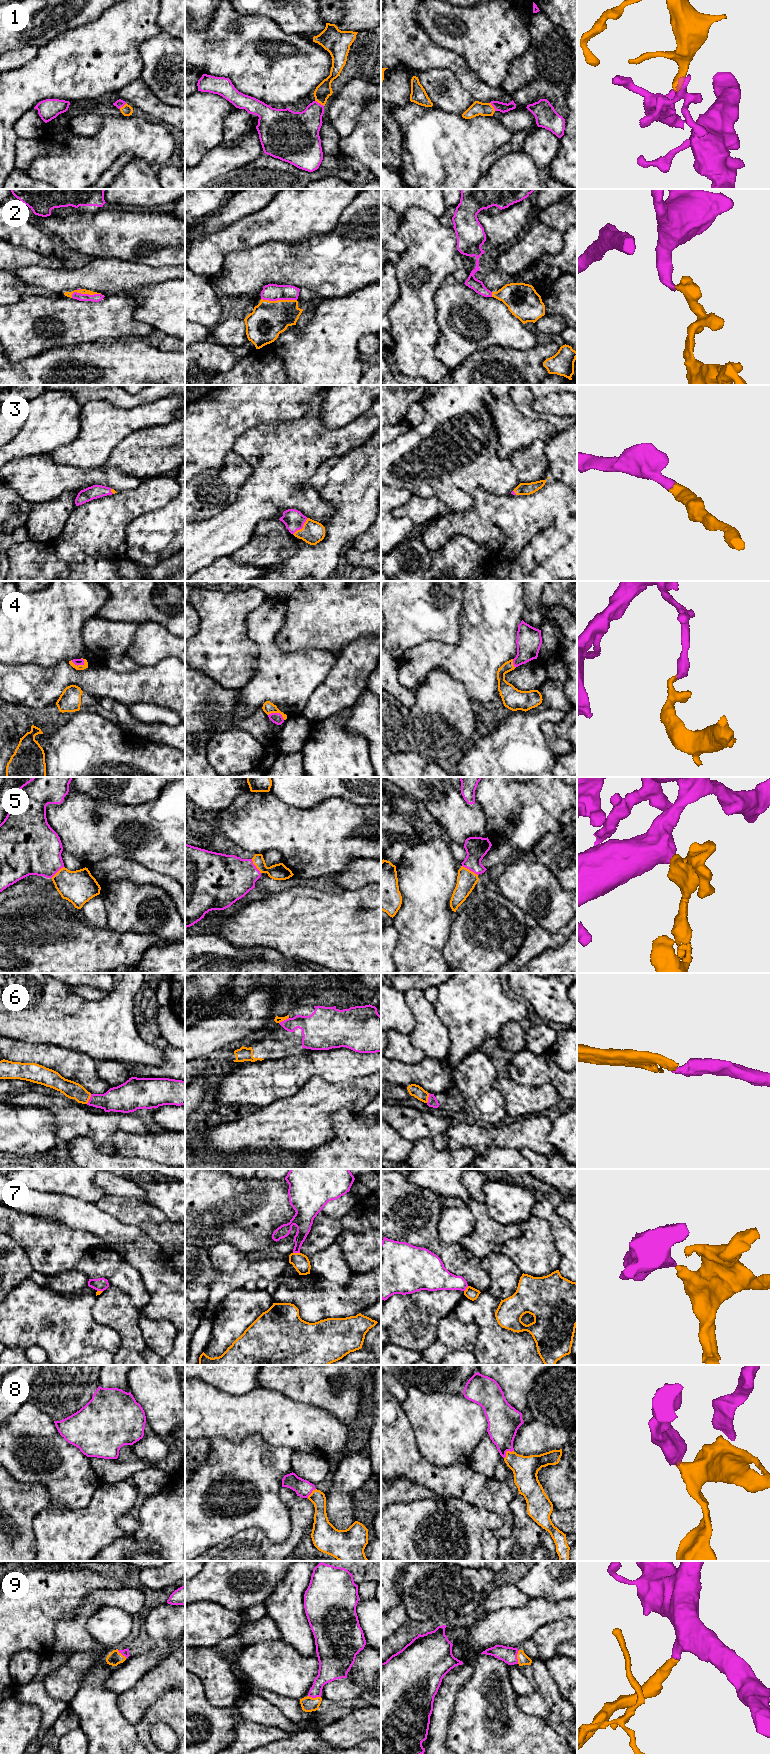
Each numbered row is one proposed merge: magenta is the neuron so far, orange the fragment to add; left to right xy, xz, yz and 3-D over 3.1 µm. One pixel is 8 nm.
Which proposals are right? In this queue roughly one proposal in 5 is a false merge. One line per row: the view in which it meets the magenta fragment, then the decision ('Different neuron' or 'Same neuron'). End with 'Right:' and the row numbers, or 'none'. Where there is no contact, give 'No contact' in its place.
1: Touches magenta in xz. Same neuron
2: Touches magenta in xy. Same neuron
3: Touches magenta in xz. Same neuron
4: Touches magenta in xy. Same neuron
5: Touches magenta in yz. Same neuron
6: Touches magenta in xy. Same neuron
7: Touches magenta in xz. Different neuron
8: Touches magenta in yz. Same neuron
9: Touches magenta in yz. Same neuron
Right: 1, 2, 3, 4, 5, 6, 8, 9

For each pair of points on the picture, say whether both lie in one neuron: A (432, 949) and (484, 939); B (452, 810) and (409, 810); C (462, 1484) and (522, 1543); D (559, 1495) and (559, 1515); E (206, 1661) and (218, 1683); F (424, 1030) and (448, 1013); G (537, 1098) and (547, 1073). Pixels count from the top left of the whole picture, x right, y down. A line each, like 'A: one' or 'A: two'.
A: two
B: two
C: two
D: two
E: one
F: two
G: two

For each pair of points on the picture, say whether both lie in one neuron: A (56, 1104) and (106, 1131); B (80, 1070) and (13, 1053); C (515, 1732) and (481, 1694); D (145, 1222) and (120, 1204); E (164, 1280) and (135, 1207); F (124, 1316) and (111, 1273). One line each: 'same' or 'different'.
A: same
B: same
C: same
D: same
E: different
F: different

